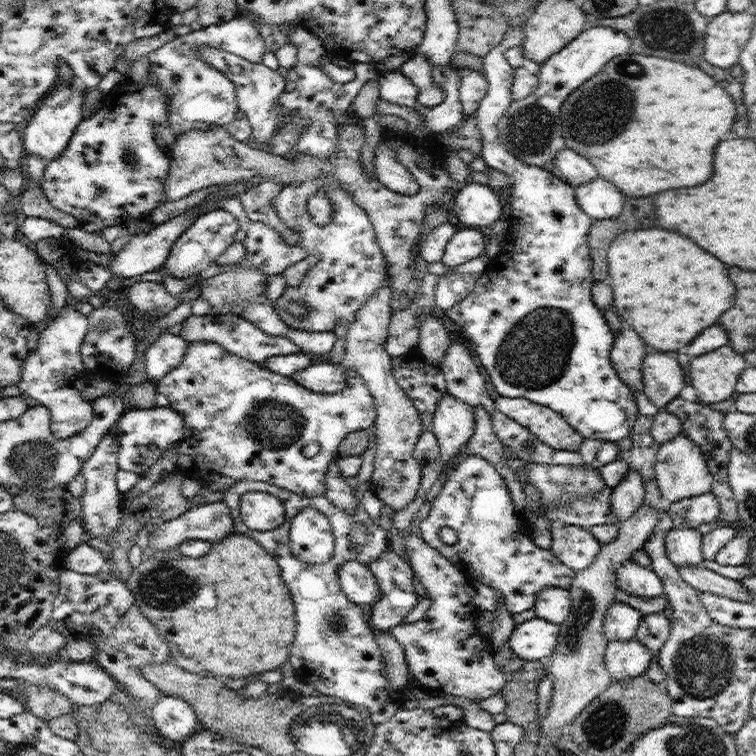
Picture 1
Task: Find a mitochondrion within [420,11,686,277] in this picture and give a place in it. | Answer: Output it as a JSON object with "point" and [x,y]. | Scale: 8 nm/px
{"point":[599,120]}

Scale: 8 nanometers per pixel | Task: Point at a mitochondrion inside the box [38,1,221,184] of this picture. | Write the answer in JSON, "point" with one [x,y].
{"point":[130,157]}

